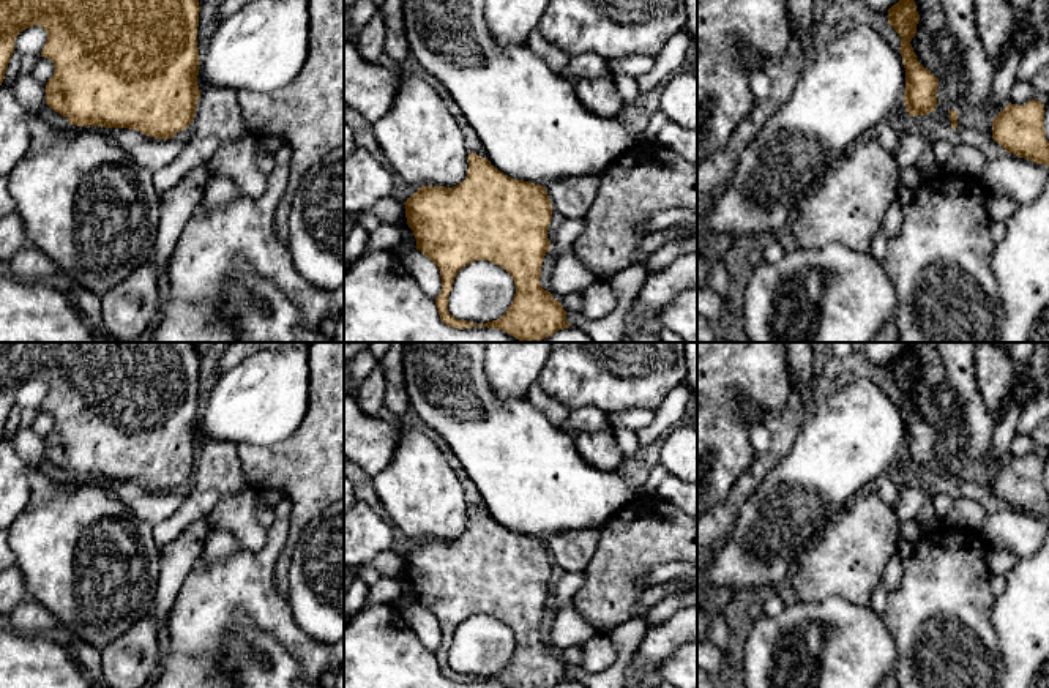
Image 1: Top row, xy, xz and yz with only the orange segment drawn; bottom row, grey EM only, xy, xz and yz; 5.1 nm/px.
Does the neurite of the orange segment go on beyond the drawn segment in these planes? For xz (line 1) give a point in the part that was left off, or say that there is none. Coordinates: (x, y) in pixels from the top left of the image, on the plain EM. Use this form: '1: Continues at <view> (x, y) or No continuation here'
1: No continuation here

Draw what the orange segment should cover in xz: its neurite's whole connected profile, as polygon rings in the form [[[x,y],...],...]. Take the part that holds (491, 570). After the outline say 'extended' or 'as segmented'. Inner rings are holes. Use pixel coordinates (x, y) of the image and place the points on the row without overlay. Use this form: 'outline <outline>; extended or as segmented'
outline [[[469,505],[469,524],[462,537],[445,540],[421,540],[405,555],[405,571],[416,592],[416,603],[440,623],[442,644],[435,652],[440,674],[453,682],[487,680],[508,688],[554,688],[569,682],[562,656],[539,638],[541,620],[551,603],[547,584],[552,557],[544,540],[514,533],[491,518],[489,513]],[[475,614],[489,614],[506,623],[516,639],[508,664],[497,674],[473,677],[453,671],[448,664],[448,649],[456,628]]]; as segmented

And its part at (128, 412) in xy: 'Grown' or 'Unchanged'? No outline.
Unchanged

